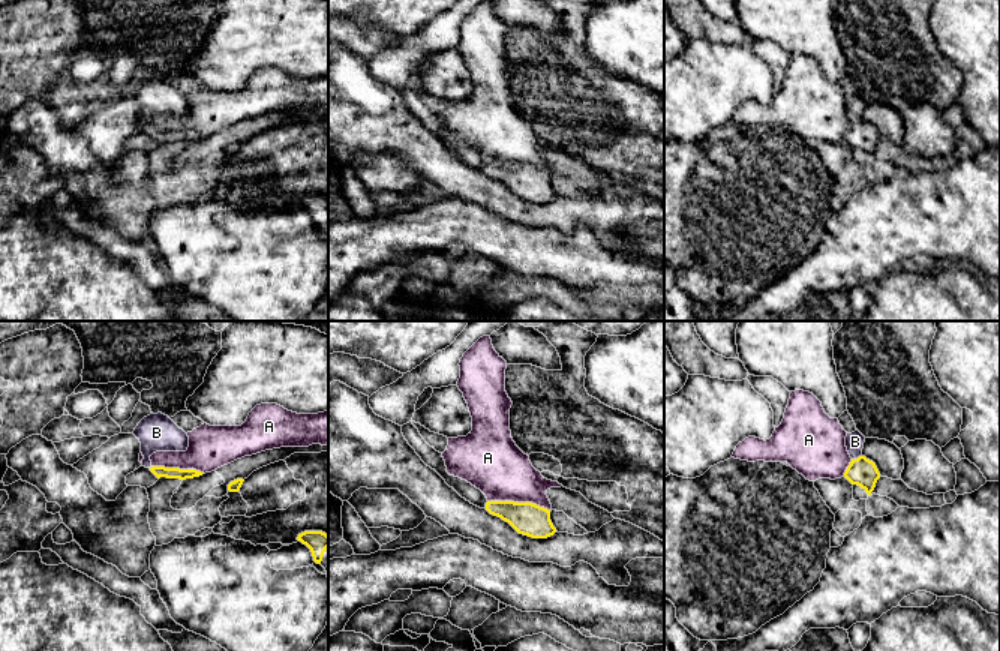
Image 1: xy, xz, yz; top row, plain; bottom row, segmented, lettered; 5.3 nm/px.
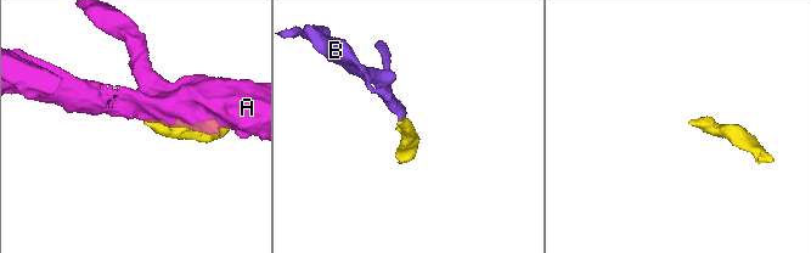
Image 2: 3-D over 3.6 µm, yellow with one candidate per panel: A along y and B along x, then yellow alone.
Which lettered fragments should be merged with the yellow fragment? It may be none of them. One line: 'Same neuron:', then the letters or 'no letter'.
Same neuron: B

